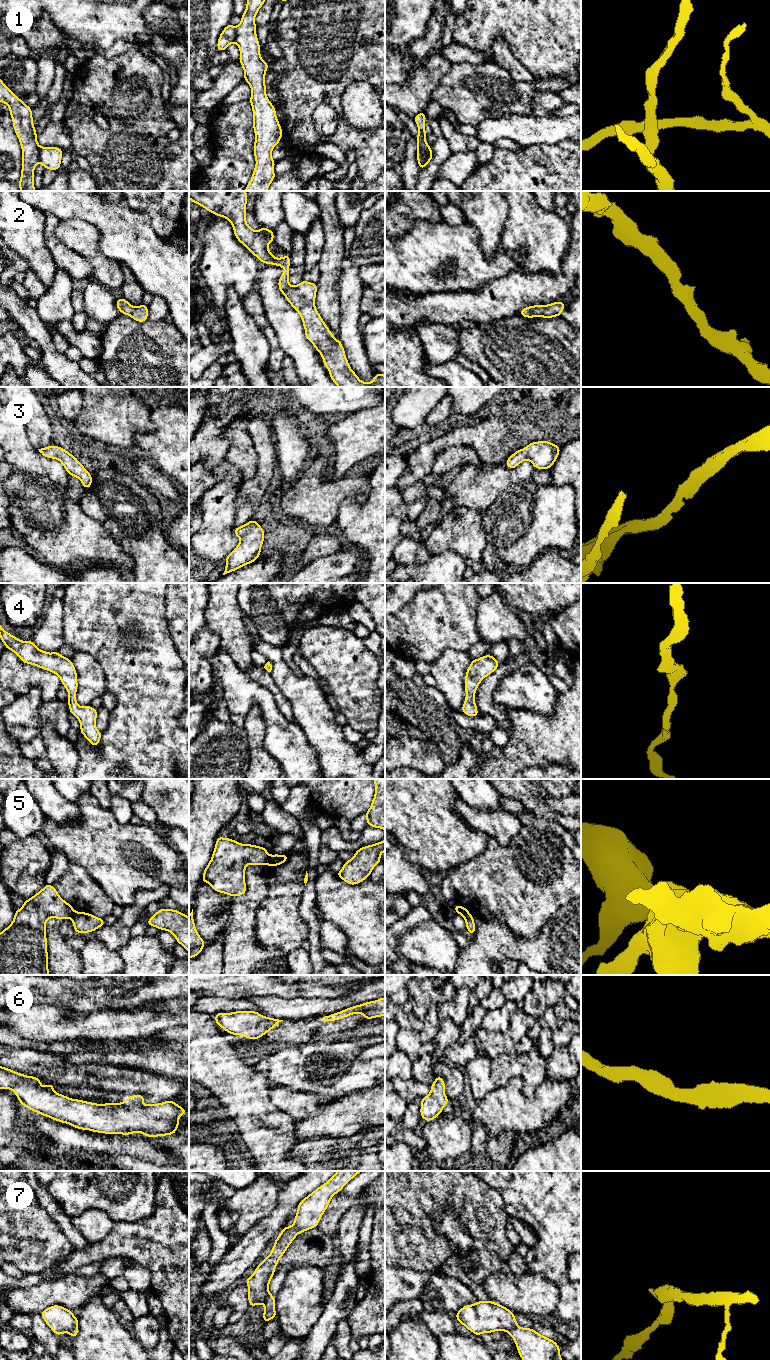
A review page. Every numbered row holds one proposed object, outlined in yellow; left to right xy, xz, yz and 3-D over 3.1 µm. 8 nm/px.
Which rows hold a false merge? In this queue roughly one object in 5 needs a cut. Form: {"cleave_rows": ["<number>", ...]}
{"cleave_rows": ["1", "5", "7"]}

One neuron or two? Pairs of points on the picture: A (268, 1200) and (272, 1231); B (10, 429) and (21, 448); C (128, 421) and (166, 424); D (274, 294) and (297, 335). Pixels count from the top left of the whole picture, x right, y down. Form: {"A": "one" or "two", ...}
{"A": "two", "B": "one", "C": "two", "D": "one"}

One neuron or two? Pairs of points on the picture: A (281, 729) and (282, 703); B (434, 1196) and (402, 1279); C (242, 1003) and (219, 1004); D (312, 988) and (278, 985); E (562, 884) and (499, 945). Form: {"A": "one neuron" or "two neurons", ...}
{"A": "two neurons", "B": "two neurons", "C": "one neuron", "D": "one neuron", "E": "two neurons"}

